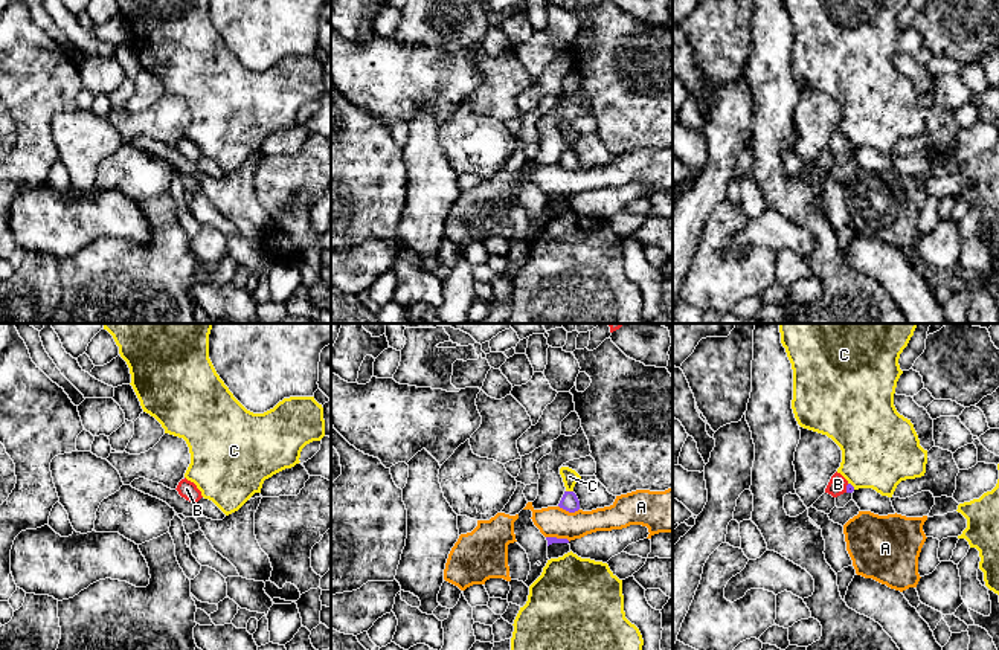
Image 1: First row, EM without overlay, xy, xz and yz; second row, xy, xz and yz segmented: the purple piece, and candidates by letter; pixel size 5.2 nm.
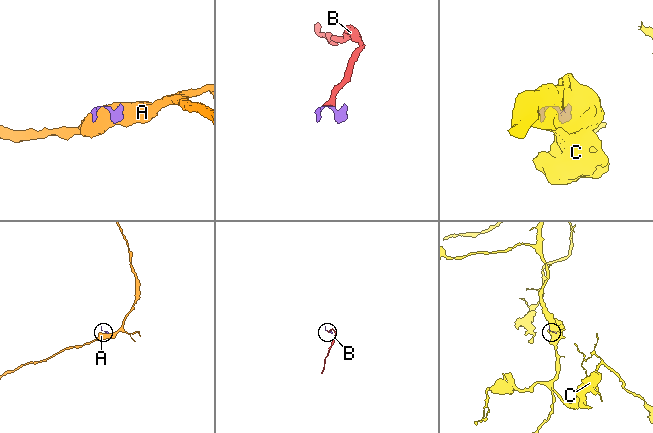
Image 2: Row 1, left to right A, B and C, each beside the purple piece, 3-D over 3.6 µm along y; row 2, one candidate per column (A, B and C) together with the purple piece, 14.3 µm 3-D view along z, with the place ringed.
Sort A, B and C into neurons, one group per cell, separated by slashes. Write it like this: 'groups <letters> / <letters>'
groups A / B / C

